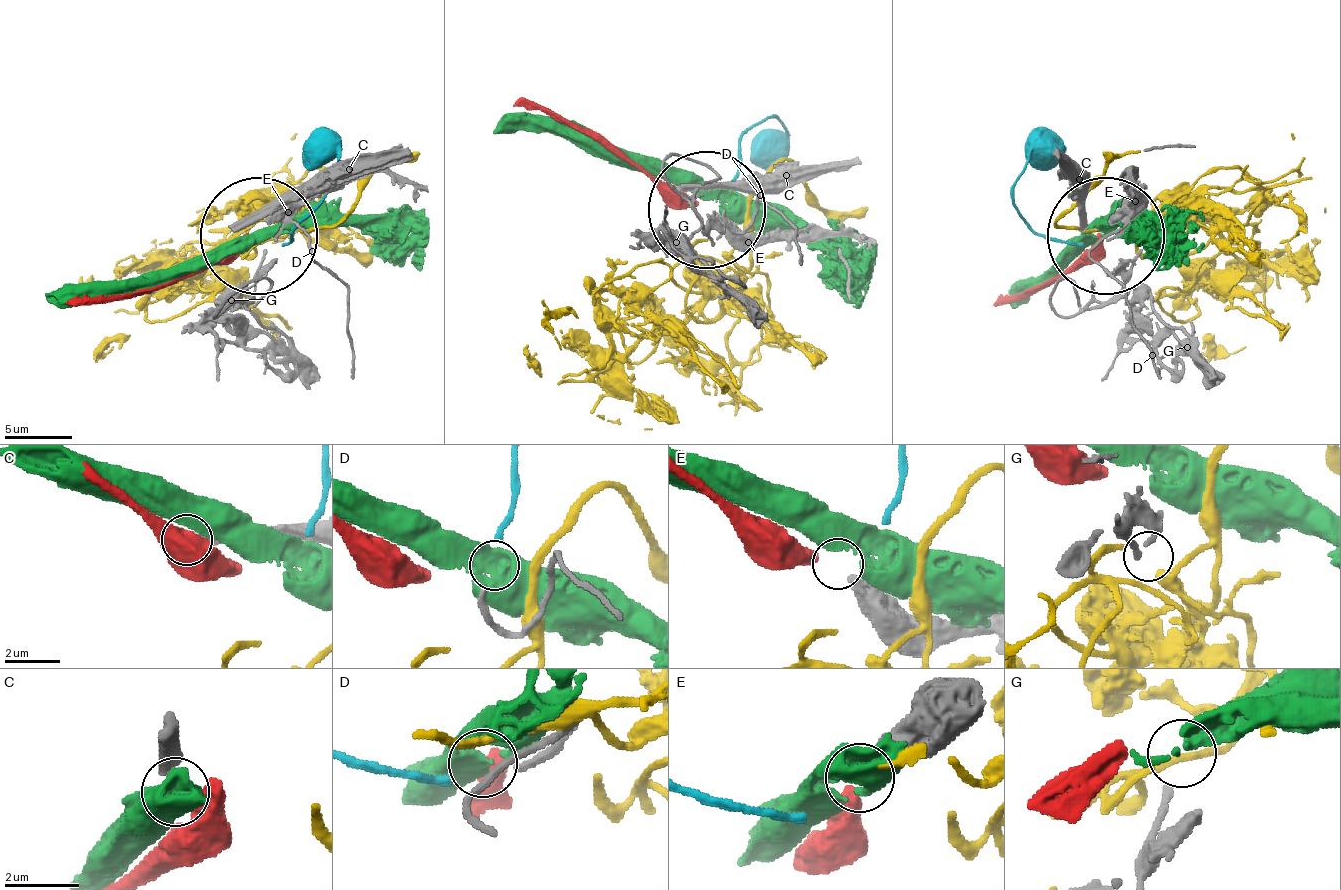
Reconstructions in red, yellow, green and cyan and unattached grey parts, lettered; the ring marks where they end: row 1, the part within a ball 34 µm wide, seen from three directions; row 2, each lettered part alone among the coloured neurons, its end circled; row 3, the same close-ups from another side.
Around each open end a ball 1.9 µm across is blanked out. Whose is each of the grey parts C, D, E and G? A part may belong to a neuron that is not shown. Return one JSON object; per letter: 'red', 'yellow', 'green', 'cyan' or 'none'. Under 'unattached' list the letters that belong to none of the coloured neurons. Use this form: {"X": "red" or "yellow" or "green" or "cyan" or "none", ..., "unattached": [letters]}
{"C": "none", "D": "cyan", "E": "red", "G": "yellow", "unattached": ["C"]}

